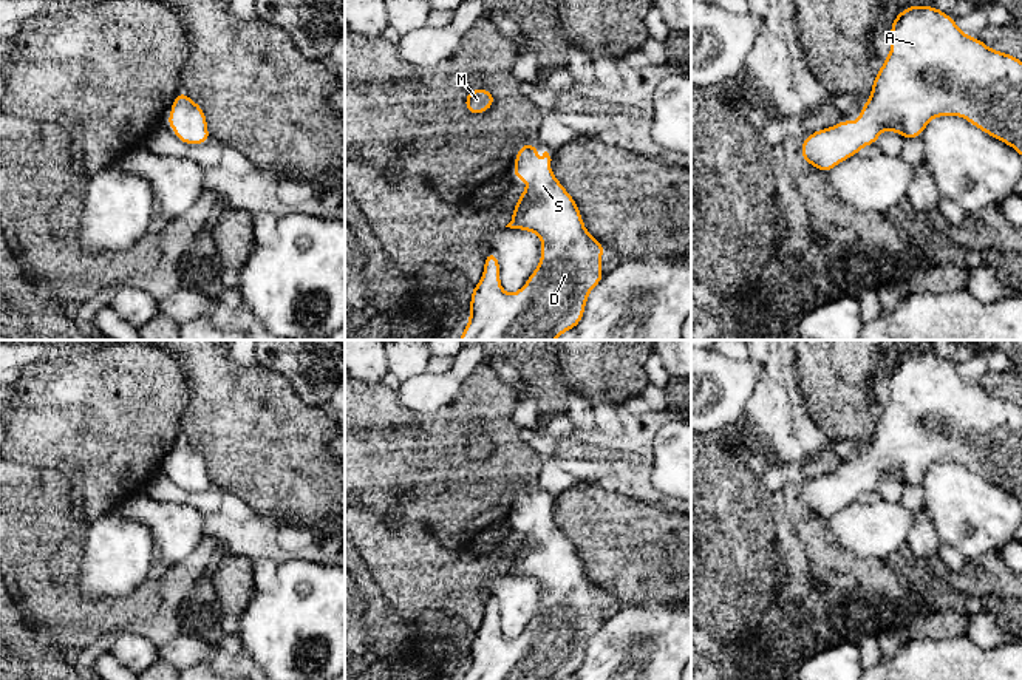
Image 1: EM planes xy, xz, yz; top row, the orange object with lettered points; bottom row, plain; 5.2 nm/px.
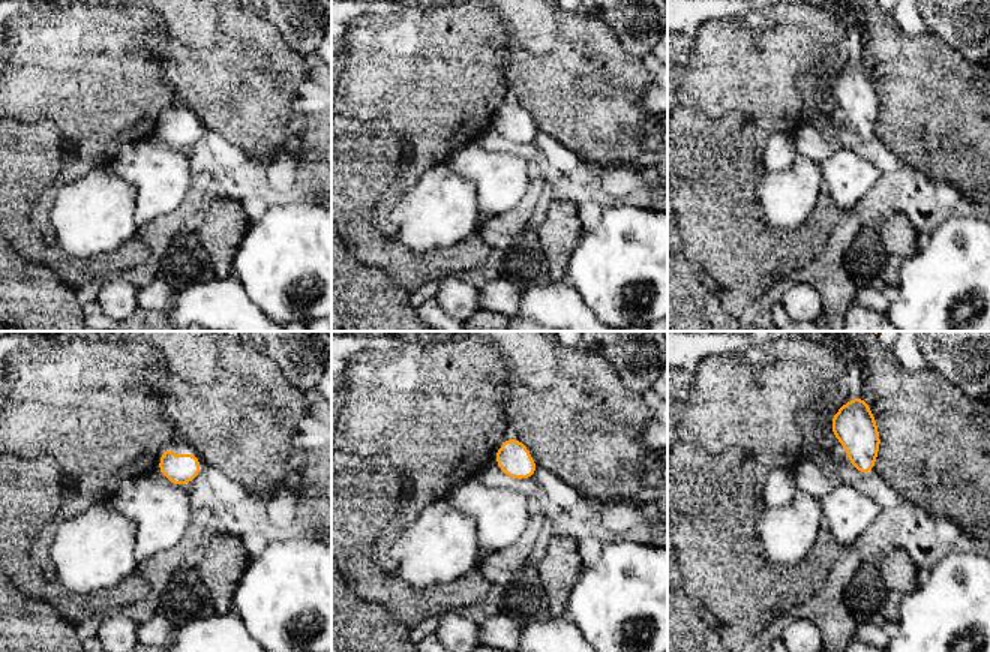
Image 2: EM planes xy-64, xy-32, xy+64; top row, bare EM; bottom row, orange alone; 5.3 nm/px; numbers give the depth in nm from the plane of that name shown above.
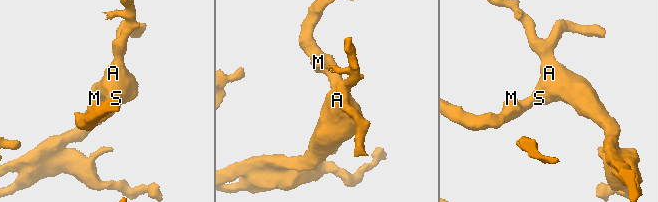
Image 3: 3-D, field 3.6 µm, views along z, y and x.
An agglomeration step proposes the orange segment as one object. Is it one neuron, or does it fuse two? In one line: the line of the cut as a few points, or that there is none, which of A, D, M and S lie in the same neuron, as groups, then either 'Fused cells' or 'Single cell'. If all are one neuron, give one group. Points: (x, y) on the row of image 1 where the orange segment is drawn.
No split. Groups: A D M S. Single cell

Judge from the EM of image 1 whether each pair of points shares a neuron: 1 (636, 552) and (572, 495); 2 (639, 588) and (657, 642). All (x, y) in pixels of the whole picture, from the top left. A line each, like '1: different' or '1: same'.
1: same
2: different

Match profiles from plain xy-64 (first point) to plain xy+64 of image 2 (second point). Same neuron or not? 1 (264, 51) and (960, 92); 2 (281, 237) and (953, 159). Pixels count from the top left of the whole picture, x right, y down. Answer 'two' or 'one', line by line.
1: one
2: two

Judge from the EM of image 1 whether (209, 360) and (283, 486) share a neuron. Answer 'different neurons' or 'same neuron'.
same neuron

